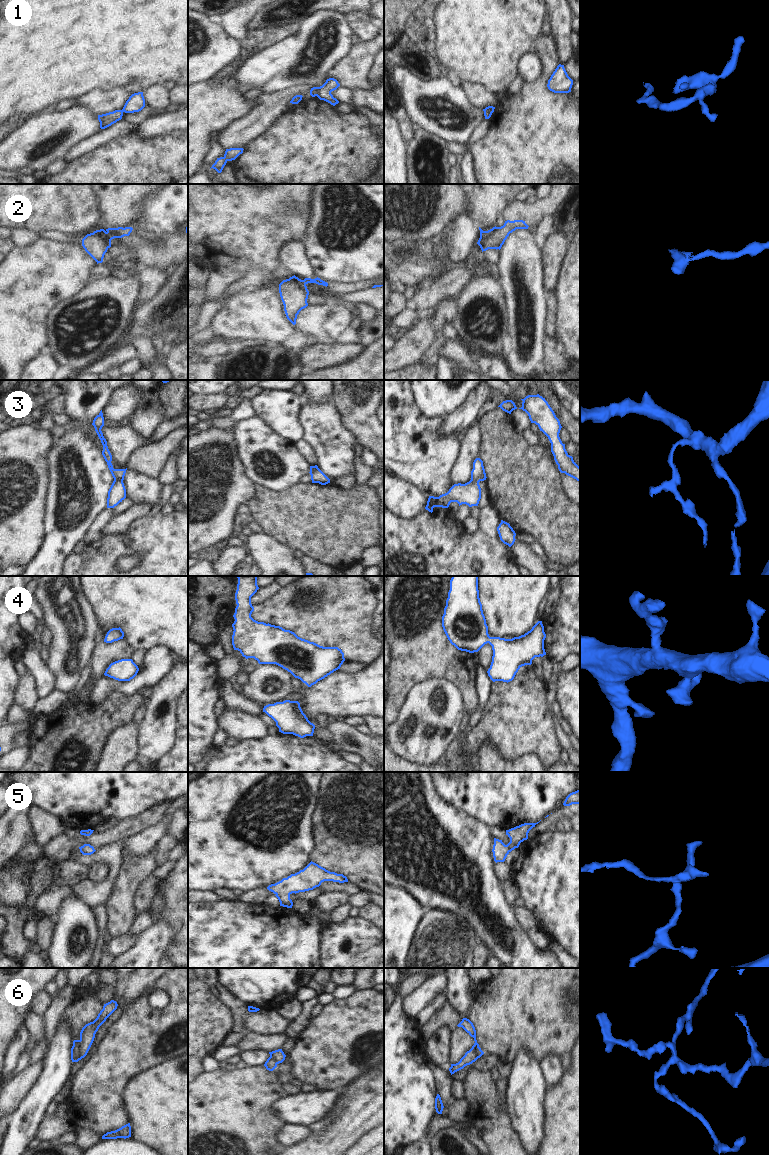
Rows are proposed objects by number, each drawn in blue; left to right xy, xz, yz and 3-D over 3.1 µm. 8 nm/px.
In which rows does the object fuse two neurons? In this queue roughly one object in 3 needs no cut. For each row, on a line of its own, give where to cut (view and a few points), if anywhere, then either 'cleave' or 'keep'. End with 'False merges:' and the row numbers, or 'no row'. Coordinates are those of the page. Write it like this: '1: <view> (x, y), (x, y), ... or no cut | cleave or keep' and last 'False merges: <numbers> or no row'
1: xz (318, 87), (316, 95) | cleave
2: xy (106, 232), (111, 239) | cleave
3: xy (114, 479), (122, 481) | cleave
4: no cut | keep
5: no cut | keep
6: xy (80, 1040), (79, 1054), (72, 1060) | cleave
False merges: 1, 2, 3, 6

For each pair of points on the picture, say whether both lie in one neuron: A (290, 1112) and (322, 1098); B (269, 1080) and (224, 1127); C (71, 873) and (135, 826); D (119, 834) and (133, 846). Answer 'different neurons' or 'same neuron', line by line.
A: same neuron
B: same neuron
C: different neurons
D: different neurons

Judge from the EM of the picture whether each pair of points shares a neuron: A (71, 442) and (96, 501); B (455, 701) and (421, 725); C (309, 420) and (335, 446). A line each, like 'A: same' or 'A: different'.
A: same
B: same
C: same

